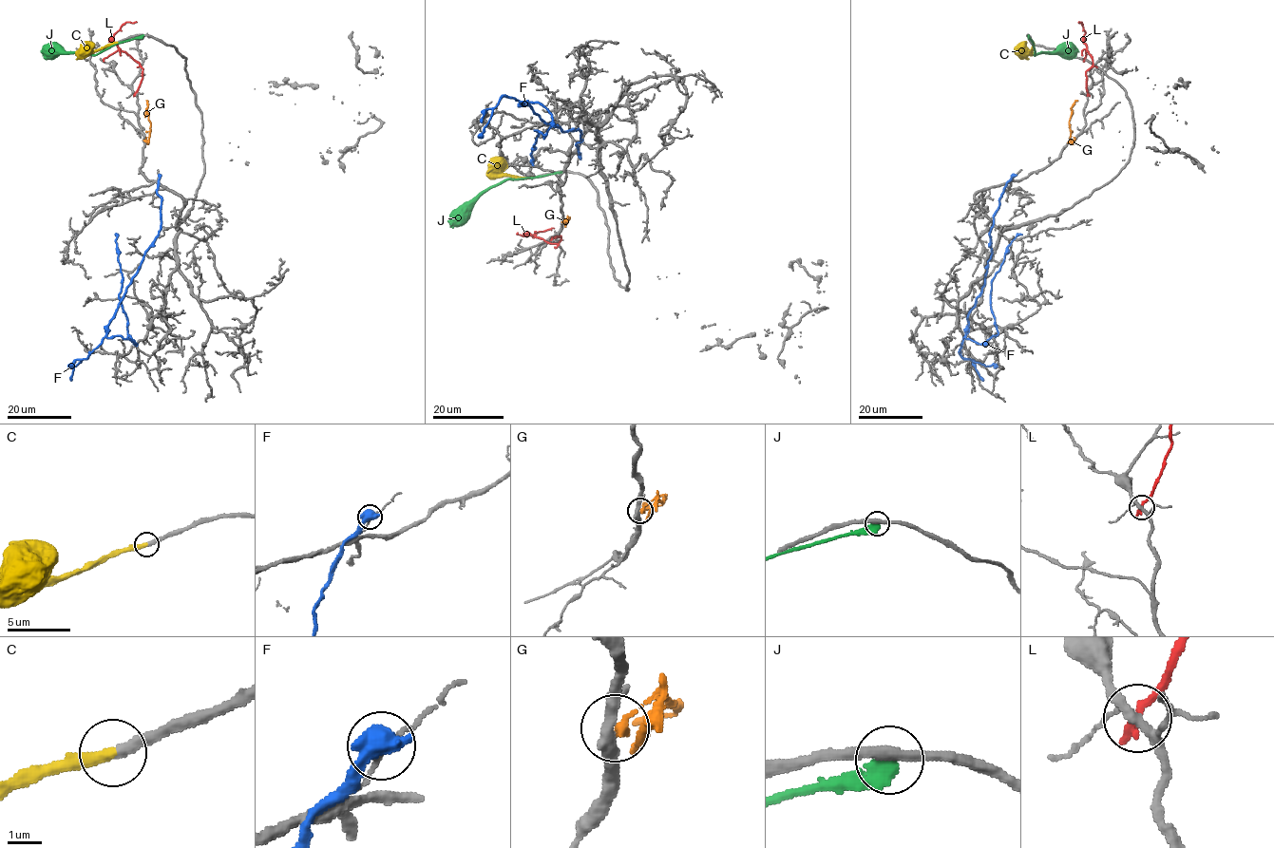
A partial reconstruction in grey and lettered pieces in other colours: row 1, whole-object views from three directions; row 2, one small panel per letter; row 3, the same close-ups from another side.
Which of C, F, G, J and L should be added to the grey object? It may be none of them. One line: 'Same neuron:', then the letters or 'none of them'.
Same neuron: C

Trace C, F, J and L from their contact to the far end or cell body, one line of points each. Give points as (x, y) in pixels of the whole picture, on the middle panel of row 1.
C: (532, 178), (503, 174), (491, 158)
F: (579, 156), (578, 129), (547, 123), (522, 102), (540, 103), (552, 117), (543, 138), (535, 130), (533, 165)
J: (560, 172), (504, 179), (487, 188), (450, 226)
L: (552, 237), (560, 235), (560, 240), (549, 243), (528, 233), (532, 235), (554, 228)

